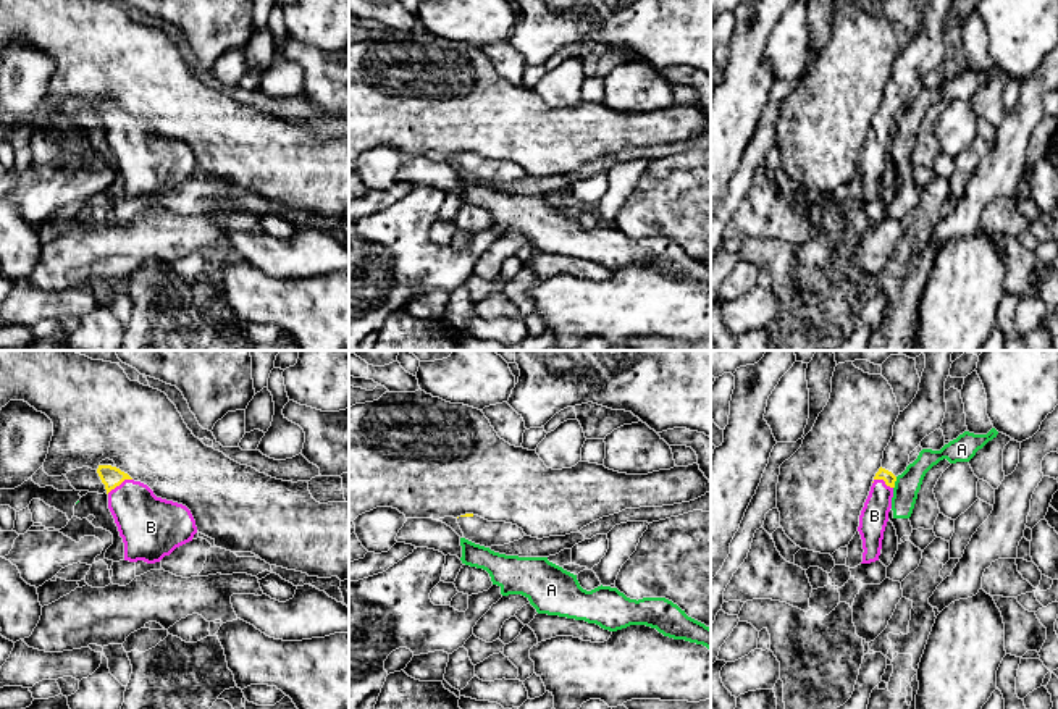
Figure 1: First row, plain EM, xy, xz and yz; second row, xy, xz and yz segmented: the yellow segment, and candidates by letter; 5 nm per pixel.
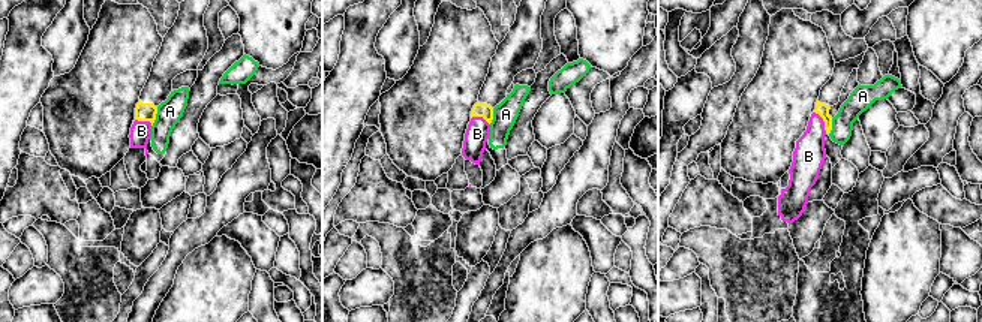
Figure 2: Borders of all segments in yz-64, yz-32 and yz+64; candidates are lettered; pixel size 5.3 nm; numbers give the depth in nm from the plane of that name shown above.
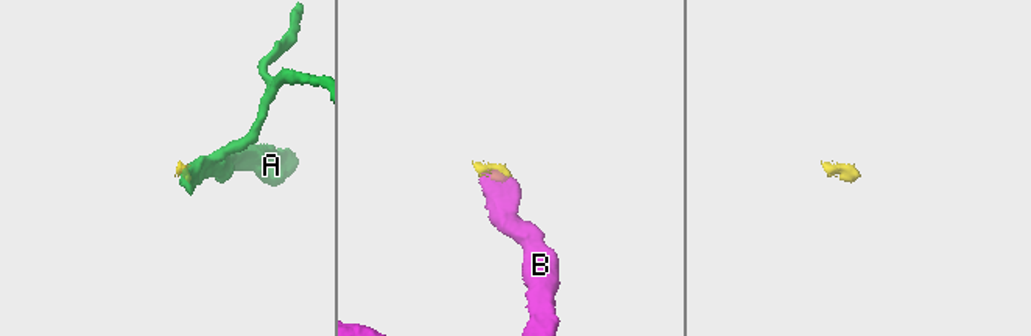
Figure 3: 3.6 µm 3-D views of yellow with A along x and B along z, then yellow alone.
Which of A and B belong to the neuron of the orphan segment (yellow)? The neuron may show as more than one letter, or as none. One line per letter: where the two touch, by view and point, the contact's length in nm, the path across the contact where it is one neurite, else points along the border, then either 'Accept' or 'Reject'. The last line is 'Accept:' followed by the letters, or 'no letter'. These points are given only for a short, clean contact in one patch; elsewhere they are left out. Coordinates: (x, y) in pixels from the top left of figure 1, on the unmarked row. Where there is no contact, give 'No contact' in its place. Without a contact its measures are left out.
A: Touches yellow at yz (894, 121). Shared border 70 nm. Boundary: yz (897, 115), (894, 126). Reject
B: Touches yellow at xy (118, 123). Shared border 150 nm. Path across: xy (112, 115), (118, 123), (147, 162). Accept
Accept: B

